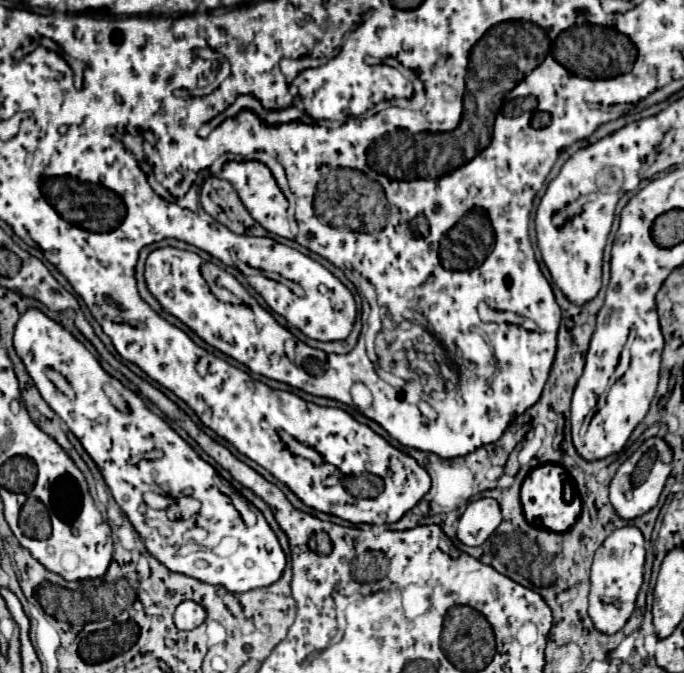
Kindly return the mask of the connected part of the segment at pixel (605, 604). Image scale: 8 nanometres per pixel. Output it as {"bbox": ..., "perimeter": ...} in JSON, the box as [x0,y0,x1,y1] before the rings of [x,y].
{"bbox":[588,526,644,634],"perimeter":[[[624,526],[614,530],[604,544],[594,554],[592,576],[590,576],[590,608],[588,614],[594,626],[604,634],[616,634],[624,628],[628,618],[636,608],[636,596],[642,586],[644,574],[644,538],[642,532],[634,526]]]}

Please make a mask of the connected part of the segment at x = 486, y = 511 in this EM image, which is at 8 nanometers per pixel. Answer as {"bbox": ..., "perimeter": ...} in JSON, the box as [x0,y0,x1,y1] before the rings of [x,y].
{"bbox":[458,498,502,546],"perimeter":[[[480,498],[466,506],[458,520],[458,540],[466,546],[480,546],[502,522],[498,502],[494,498]]]}

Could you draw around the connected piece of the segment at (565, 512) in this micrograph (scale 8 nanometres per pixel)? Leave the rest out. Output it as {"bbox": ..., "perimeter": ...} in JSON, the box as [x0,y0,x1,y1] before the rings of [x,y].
{"bbox":[520,464,580,532],"perimeter":[[[544,464],[544,466],[534,468],[522,484],[520,500],[522,500],[522,508],[524,508],[524,516],[528,524],[542,526],[550,532],[566,532],[580,514],[578,488],[574,480],[570,478],[570,474],[562,466],[556,466],[556,464]]]}

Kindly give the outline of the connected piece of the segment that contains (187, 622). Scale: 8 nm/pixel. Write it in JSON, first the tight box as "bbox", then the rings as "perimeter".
{"bbox":[174,600,206,630],"perimeter":[[[192,600],[178,604],[174,612],[174,624],[178,626],[178,630],[194,630],[204,622],[204,618],[206,618],[204,608]]]}

